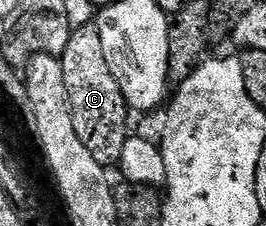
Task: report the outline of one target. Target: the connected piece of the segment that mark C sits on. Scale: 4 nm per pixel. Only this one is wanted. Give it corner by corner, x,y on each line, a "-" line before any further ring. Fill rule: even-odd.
97,23
82,24
71,31
68,46
64,46
62,55
62,69
64,70
64,86
68,86
68,102
72,110
72,122
76,126
76,134
84,146
88,146
88,154
96,158
104,166
117,165
124,154
124,142
128,135
126,129
126,112
128,105
112,70
108,70
108,58
104,58
104,45
100,42
100,30

